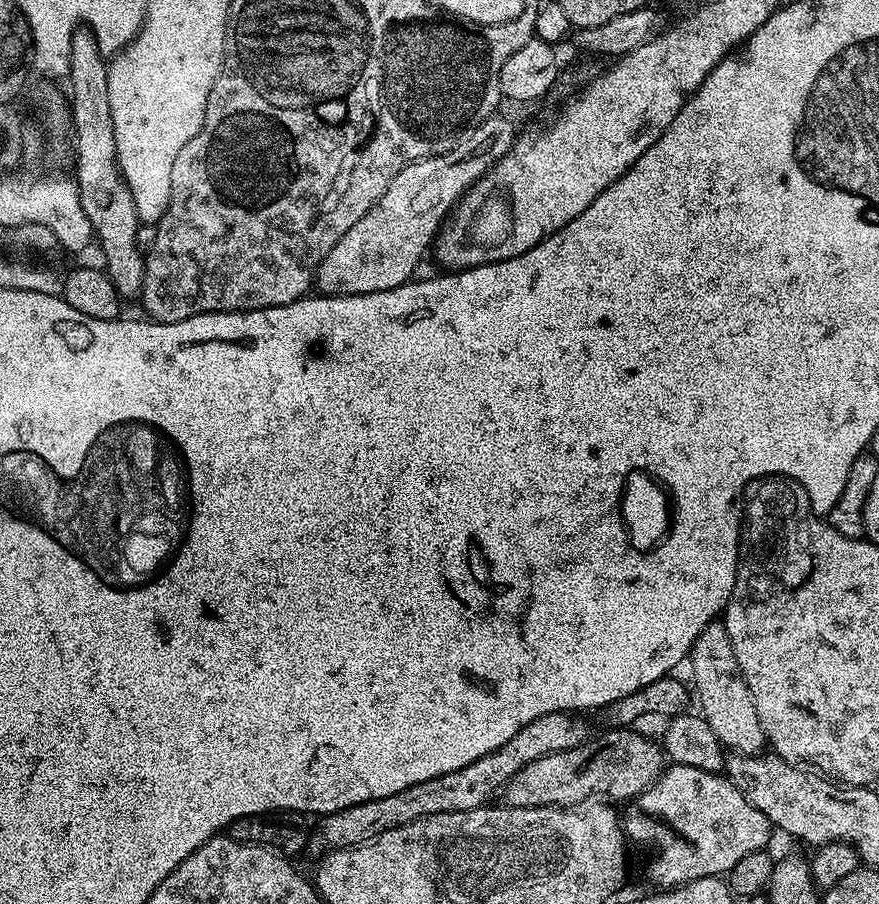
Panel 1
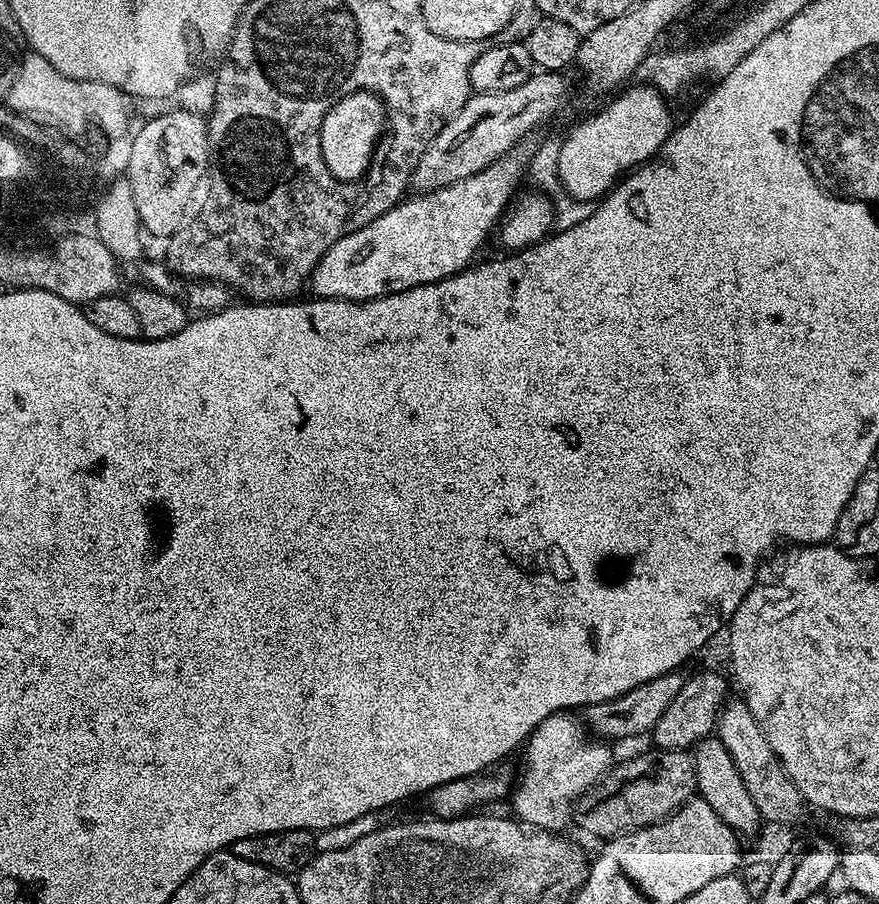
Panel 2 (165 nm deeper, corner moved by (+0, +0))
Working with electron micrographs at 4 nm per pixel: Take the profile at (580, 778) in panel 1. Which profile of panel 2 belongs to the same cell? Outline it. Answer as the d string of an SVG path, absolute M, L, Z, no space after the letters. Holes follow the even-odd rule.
M651 750L628 760L625 764L617 763L603 781L580 797L574 805L574 820L581 824L592 836L611 838L624 832L637 832L660 820L667 820L672 813L697 795L696 761L684 750Z

